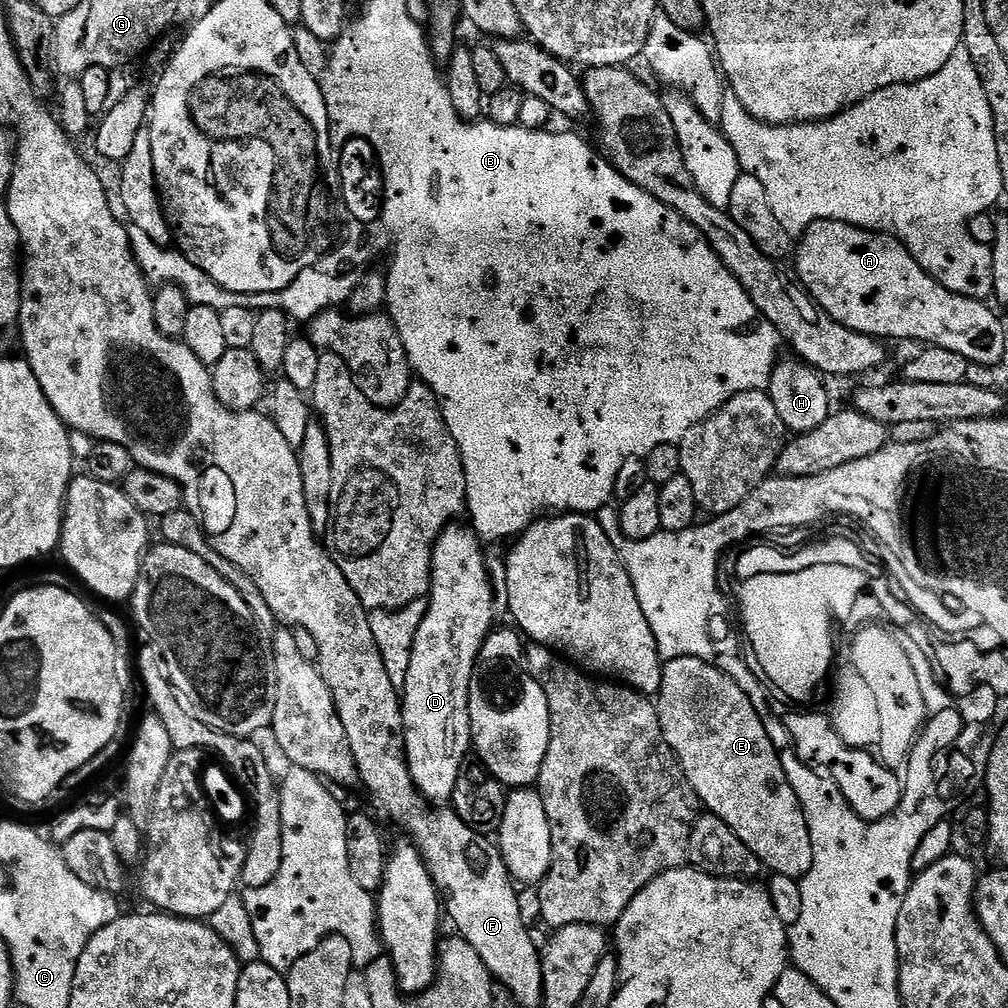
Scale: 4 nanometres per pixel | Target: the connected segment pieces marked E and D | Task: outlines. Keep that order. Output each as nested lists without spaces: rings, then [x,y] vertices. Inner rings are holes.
[[[673,655],[672,661],[664,664],[664,673],[662,674],[662,686],[658,693],[658,711],[660,714],[660,729],[664,735],[664,740],[672,747],[672,753],[676,756],[676,761],[682,766],[682,770],[686,774],[686,778],[690,782],[690,786],[694,786],[696,797],[699,798],[701,805],[711,815],[722,818],[722,822],[726,822],[726,826],[730,826],[730,830],[734,830],[734,834],[738,834],[738,838],[742,838],[742,842],[746,842],[746,846],[750,846],[750,850],[754,850],[754,854],[761,862],[765,869],[769,868],[769,873],[786,875],[790,879],[799,881],[808,871],[811,870],[814,862],[814,854],[816,847],[812,845],[812,829],[810,827],[809,817],[804,817],[806,811],[805,805],[798,802],[798,794],[794,794],[792,784],[788,776],[784,773],[786,768],[785,761],[780,759],[778,744],[771,733],[768,732],[768,724],[765,719],[756,713],[756,707],[752,701],[752,697],[748,696],[742,686],[738,686],[738,682],[731,680],[728,675],[720,668],[715,668],[712,664],[707,664],[704,660],[700,660],[696,656]]]
[[[456,527],[445,528],[432,548],[432,587],[426,597],[428,609],[422,618],[422,626],[418,626],[418,634],[414,634],[410,670],[406,670],[406,686],[402,689],[404,757],[408,760],[416,789],[429,802],[451,801],[460,769],[469,759],[472,748],[472,723],[468,709],[470,682],[480,660],[480,651],[496,620],[498,592],[492,587],[492,577],[488,575],[488,560],[480,549],[482,541],[471,527]]]

